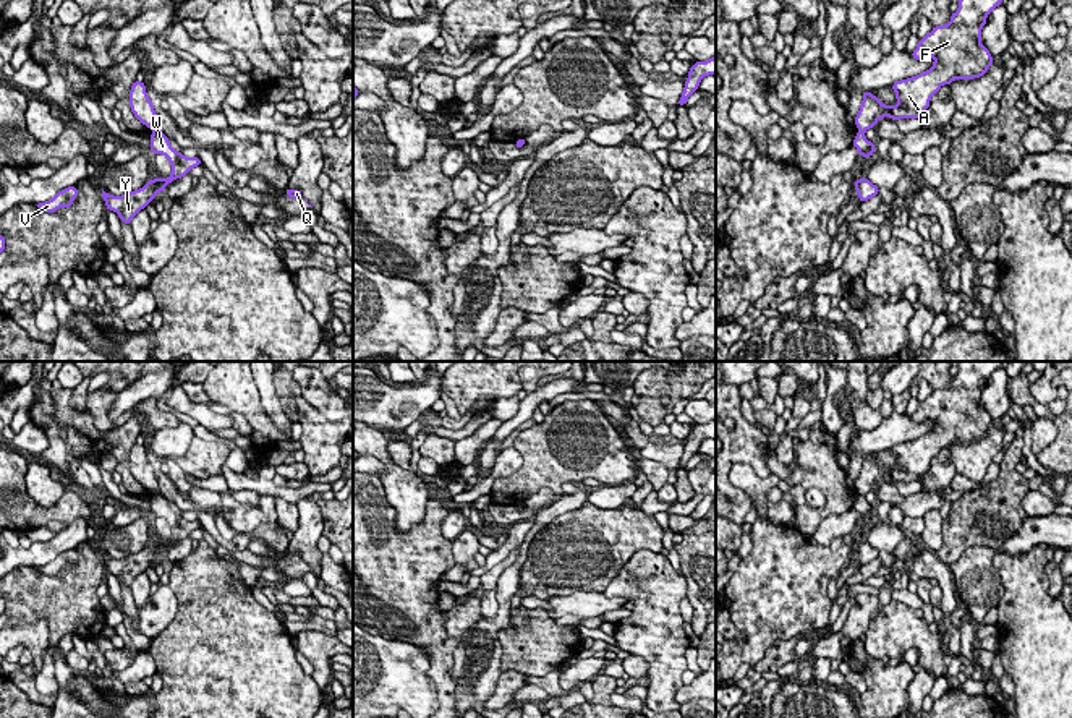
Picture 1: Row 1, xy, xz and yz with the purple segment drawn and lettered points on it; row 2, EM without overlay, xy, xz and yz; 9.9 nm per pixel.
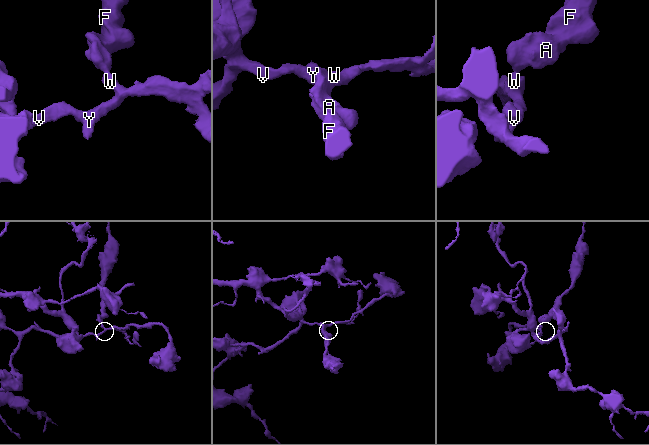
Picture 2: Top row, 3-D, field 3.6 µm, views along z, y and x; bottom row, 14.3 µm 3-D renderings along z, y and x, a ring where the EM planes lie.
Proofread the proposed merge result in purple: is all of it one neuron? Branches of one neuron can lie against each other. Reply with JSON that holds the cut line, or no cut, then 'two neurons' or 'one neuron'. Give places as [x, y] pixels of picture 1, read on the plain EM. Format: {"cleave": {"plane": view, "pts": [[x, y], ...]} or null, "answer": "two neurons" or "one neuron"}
{"cleave": {"plane": "xy", "pts": [[154, 493], [159, 495]]}, "answer": "two neurons"}

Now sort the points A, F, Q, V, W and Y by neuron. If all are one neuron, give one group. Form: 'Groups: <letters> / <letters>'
Groups: A F / Q V W Y

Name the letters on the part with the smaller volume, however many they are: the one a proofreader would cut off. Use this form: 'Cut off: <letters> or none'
Cut off: A, F

